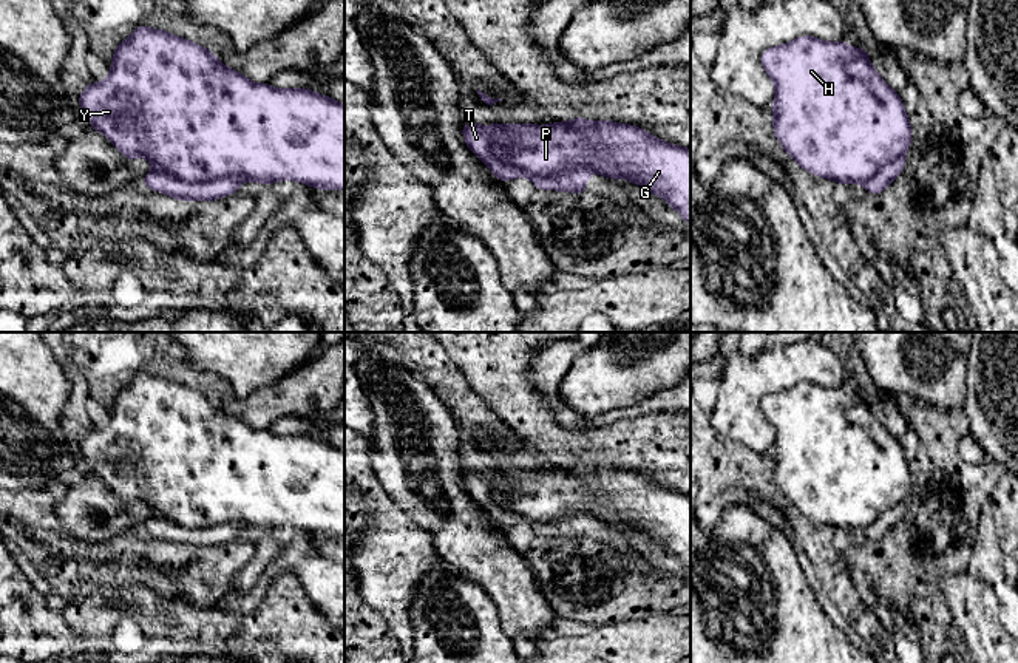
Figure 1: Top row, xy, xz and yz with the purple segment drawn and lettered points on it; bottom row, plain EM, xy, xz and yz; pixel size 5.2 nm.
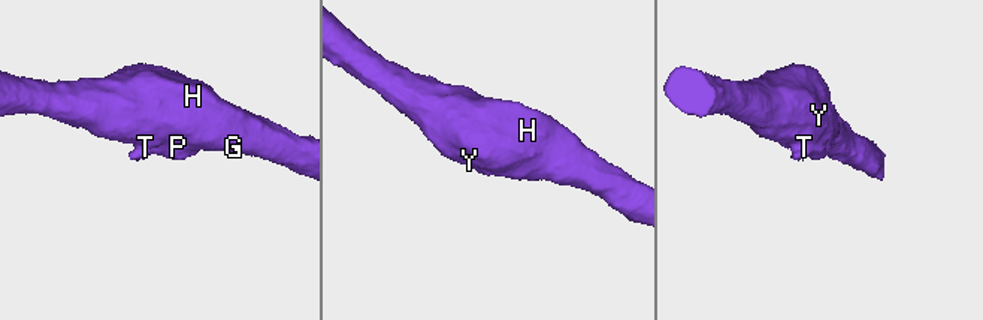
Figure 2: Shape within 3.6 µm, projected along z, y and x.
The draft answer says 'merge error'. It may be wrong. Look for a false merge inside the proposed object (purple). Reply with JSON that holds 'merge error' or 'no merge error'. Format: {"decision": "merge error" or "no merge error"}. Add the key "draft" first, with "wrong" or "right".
{"draft": "right", "decision": "merge error"}

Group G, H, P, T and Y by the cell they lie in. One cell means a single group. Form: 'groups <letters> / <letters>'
groups G H P Y / T

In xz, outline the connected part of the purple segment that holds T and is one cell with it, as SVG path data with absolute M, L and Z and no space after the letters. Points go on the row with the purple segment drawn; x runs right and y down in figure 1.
M463 122L460 127L463 134L463 144L493 172L493 175L505 182L516 178L530 178L536 190L558 190L572 193L585 193L589 187L585 184L587 178L592 175L589 168L570 168L551 175L531 175L517 167L507 164L502 158L491 151L491 144L510 145L496 127L493 125L477 125L471 122Z

